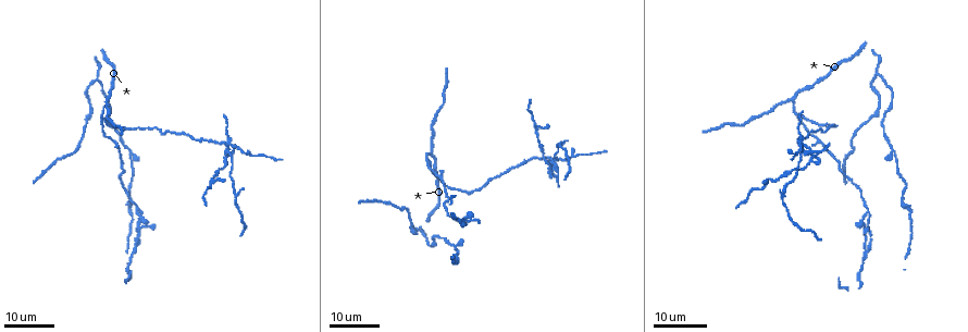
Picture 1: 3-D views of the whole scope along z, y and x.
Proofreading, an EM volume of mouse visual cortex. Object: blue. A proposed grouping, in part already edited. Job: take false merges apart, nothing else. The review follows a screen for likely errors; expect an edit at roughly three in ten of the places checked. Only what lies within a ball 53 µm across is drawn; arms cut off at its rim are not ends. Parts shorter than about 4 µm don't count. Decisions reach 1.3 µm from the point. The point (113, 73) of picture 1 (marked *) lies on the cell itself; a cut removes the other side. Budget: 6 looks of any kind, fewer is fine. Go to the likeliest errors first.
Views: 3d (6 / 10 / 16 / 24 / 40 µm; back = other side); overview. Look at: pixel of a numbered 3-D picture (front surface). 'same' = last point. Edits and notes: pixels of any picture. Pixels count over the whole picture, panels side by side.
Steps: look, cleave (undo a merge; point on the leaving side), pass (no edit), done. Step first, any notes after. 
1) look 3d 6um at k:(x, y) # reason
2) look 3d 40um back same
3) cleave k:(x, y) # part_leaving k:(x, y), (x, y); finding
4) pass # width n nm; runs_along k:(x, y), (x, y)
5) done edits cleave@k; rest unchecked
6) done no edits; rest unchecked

look 3d 24um at 1:(228, 143) # looks like a crossing

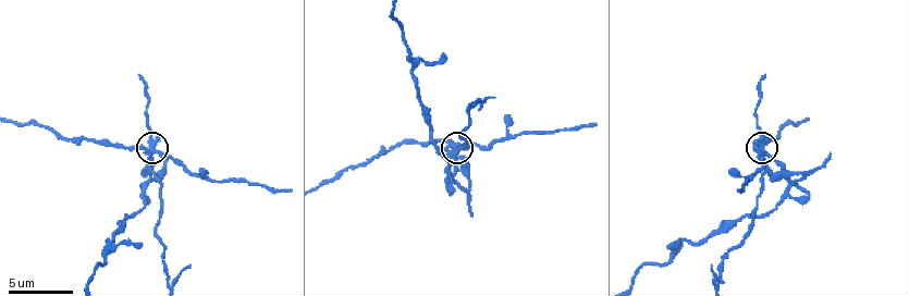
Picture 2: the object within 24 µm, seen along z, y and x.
look 3d 6um at 2:(764, 152)

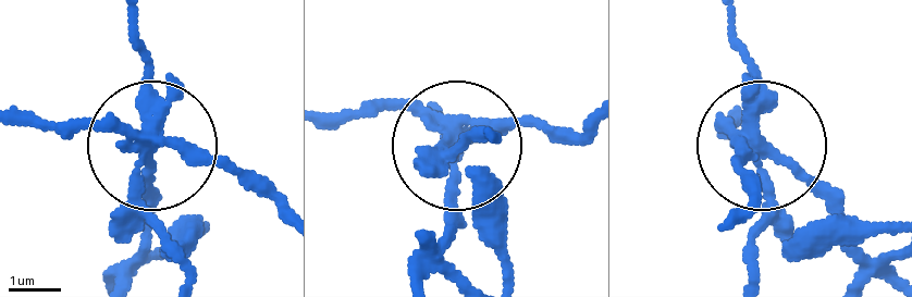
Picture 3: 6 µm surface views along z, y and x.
cleave 3:(149, 60) # width 260 nm; a second cell is stuck on

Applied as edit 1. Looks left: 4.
look 3d 6um at 2:(395, 144) # arms run side by side

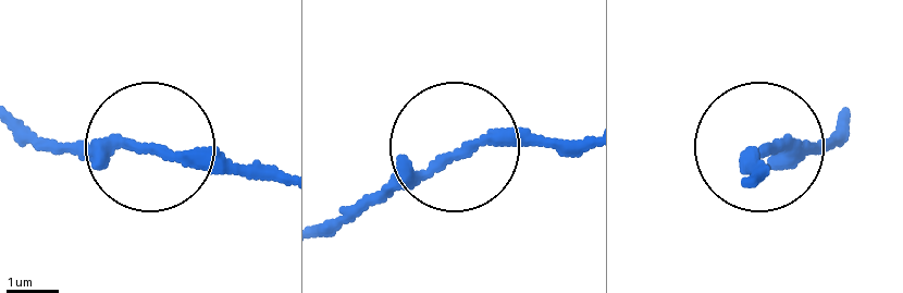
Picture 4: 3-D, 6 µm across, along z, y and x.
pass # arms 3; one cell here

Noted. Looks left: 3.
look 3d 24um at 1:(869, 213) # arms part here

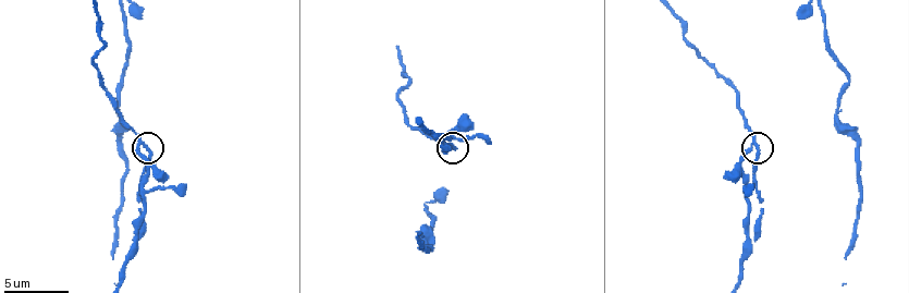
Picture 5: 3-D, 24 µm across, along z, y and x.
look 3d 6um at 5:(143, 143)

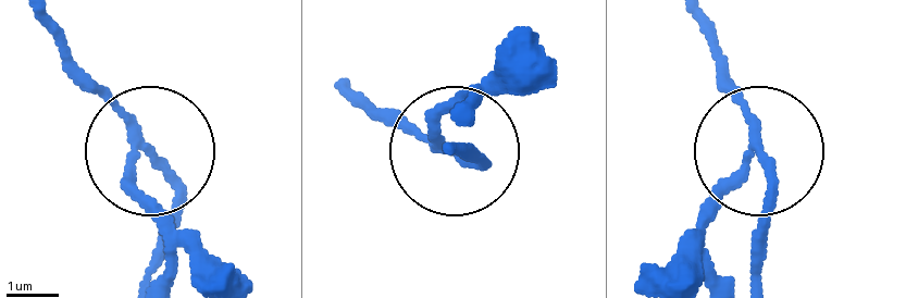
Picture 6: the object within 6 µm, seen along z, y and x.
cleave 6:(153, 206) # width 180 nm; part_leaving 6:(137, 148), (163, 274); a second cell is stuck on

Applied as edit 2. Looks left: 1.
done edits cleave@3, cleave@6; rest unchecked

